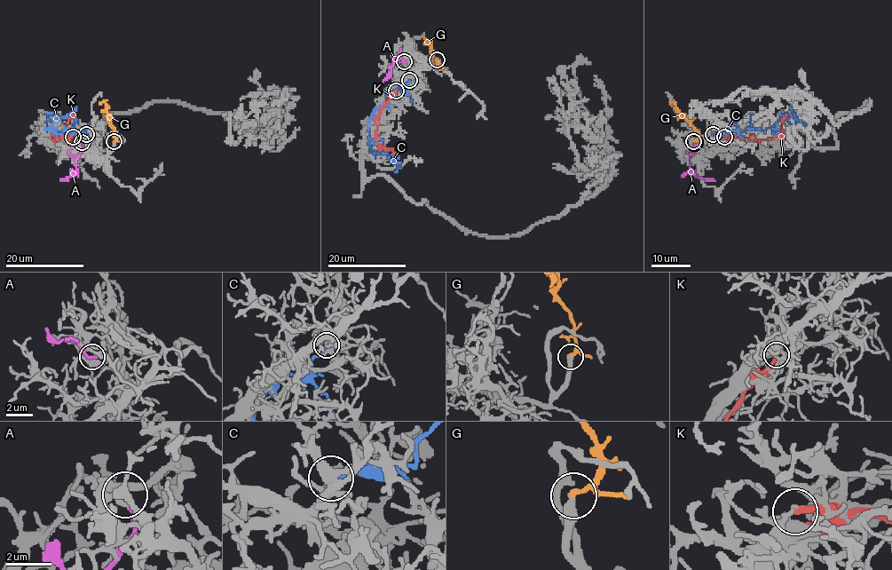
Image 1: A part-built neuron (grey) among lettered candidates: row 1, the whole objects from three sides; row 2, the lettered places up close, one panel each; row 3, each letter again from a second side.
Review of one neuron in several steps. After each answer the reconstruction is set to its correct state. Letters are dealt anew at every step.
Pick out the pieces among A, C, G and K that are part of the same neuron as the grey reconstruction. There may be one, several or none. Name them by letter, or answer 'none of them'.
G

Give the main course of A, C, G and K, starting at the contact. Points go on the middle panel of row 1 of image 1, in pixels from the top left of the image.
A: (404, 61), (397, 56), (390, 73), (382, 81)
C: (409, 80), (373, 113), (367, 123), (371, 151), (384, 153), (393, 160), (398, 164), (394, 172)
G: (436, 59), (432, 57), (430, 43), (422, 37)
K: (396, 91), (378, 115), (376, 142), (397, 154)

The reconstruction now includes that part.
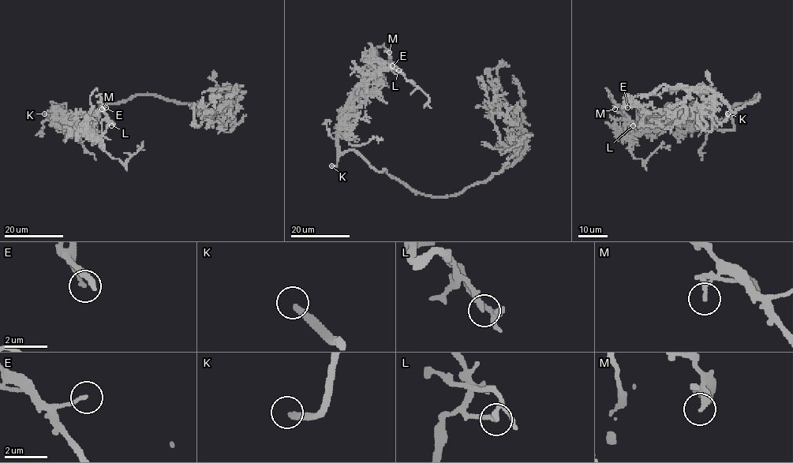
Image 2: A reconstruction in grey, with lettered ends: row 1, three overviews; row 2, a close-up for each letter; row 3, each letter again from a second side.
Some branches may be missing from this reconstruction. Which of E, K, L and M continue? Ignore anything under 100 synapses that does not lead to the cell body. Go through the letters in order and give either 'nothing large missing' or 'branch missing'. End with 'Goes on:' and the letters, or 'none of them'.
E: nothing large missing
K: branch missing
L: nothing large missing
M: nothing large missing
Goes on: K

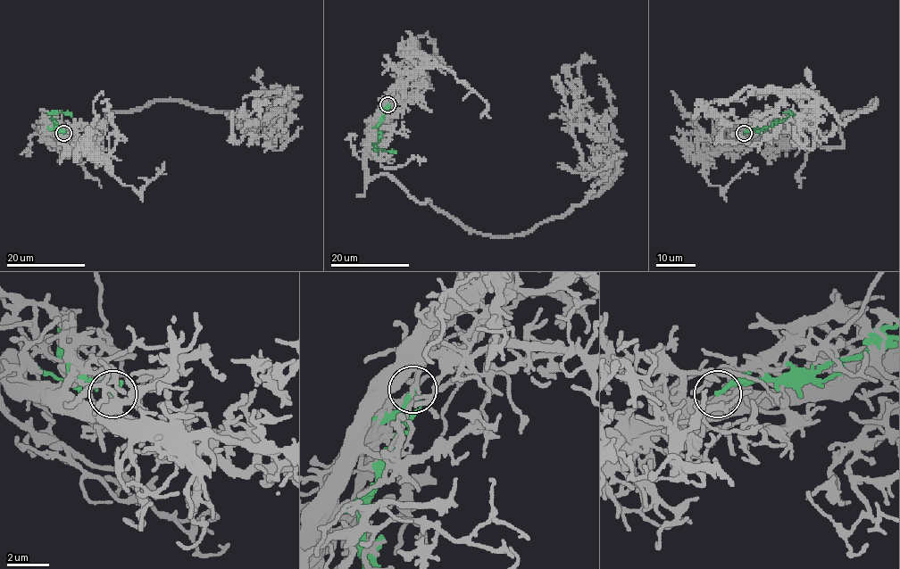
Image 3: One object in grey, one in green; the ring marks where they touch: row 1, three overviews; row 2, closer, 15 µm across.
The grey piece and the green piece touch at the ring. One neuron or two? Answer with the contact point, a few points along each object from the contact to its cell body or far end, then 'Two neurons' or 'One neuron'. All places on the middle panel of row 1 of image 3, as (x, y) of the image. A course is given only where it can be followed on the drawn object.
Place: (387, 104). Course of grey: (387, 104), (366, 173), (507, 236), (562, 218), (614, 176), (583, 162), (554, 83). Course of green: (387, 104), (376, 147), (396, 152). Two neurons

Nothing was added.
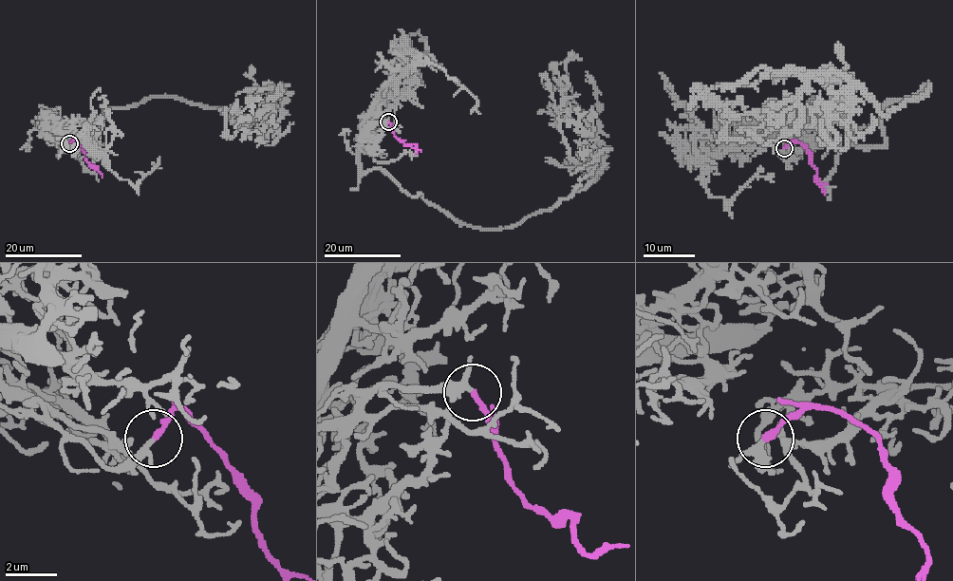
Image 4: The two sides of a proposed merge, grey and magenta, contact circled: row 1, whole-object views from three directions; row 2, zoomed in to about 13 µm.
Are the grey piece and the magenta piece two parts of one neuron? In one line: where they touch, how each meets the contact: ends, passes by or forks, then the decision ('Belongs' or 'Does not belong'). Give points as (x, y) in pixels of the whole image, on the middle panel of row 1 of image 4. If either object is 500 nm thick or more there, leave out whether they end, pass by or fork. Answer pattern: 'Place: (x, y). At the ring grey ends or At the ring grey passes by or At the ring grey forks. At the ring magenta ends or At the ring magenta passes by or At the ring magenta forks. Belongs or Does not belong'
Place: (388, 121). At the ring grey passes by. At the ring magenta ends. Belongs

